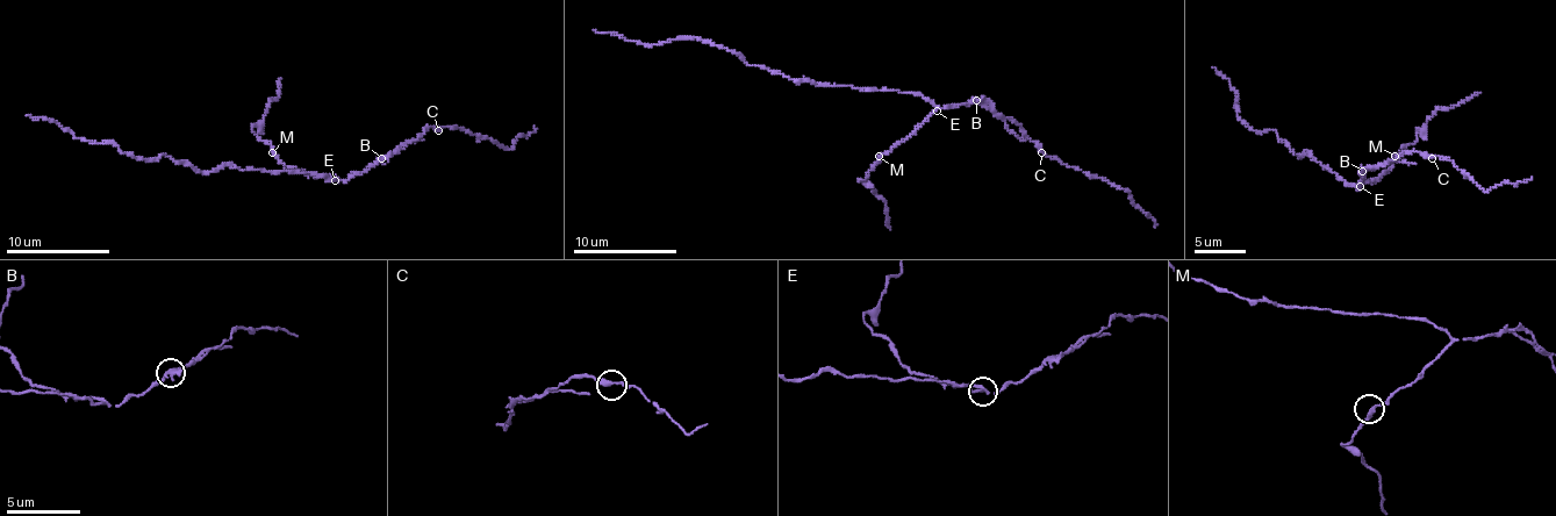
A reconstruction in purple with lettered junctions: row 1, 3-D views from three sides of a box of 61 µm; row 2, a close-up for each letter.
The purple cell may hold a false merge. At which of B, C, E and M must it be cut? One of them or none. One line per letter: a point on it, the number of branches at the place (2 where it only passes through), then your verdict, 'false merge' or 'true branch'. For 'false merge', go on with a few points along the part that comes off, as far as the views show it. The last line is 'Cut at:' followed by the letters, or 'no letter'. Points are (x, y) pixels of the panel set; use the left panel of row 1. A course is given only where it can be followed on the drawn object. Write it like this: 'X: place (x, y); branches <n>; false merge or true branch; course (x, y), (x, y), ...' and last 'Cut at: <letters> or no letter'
B: place (381, 158); branches 3; false merge; course (382, 159), (406, 143), (424, 140)
C: place (438, 130); branches 2; true branch
E: place (335, 180); branches 3; true branch
M: place (272, 152); branches 2; true branch
Cut at: B

